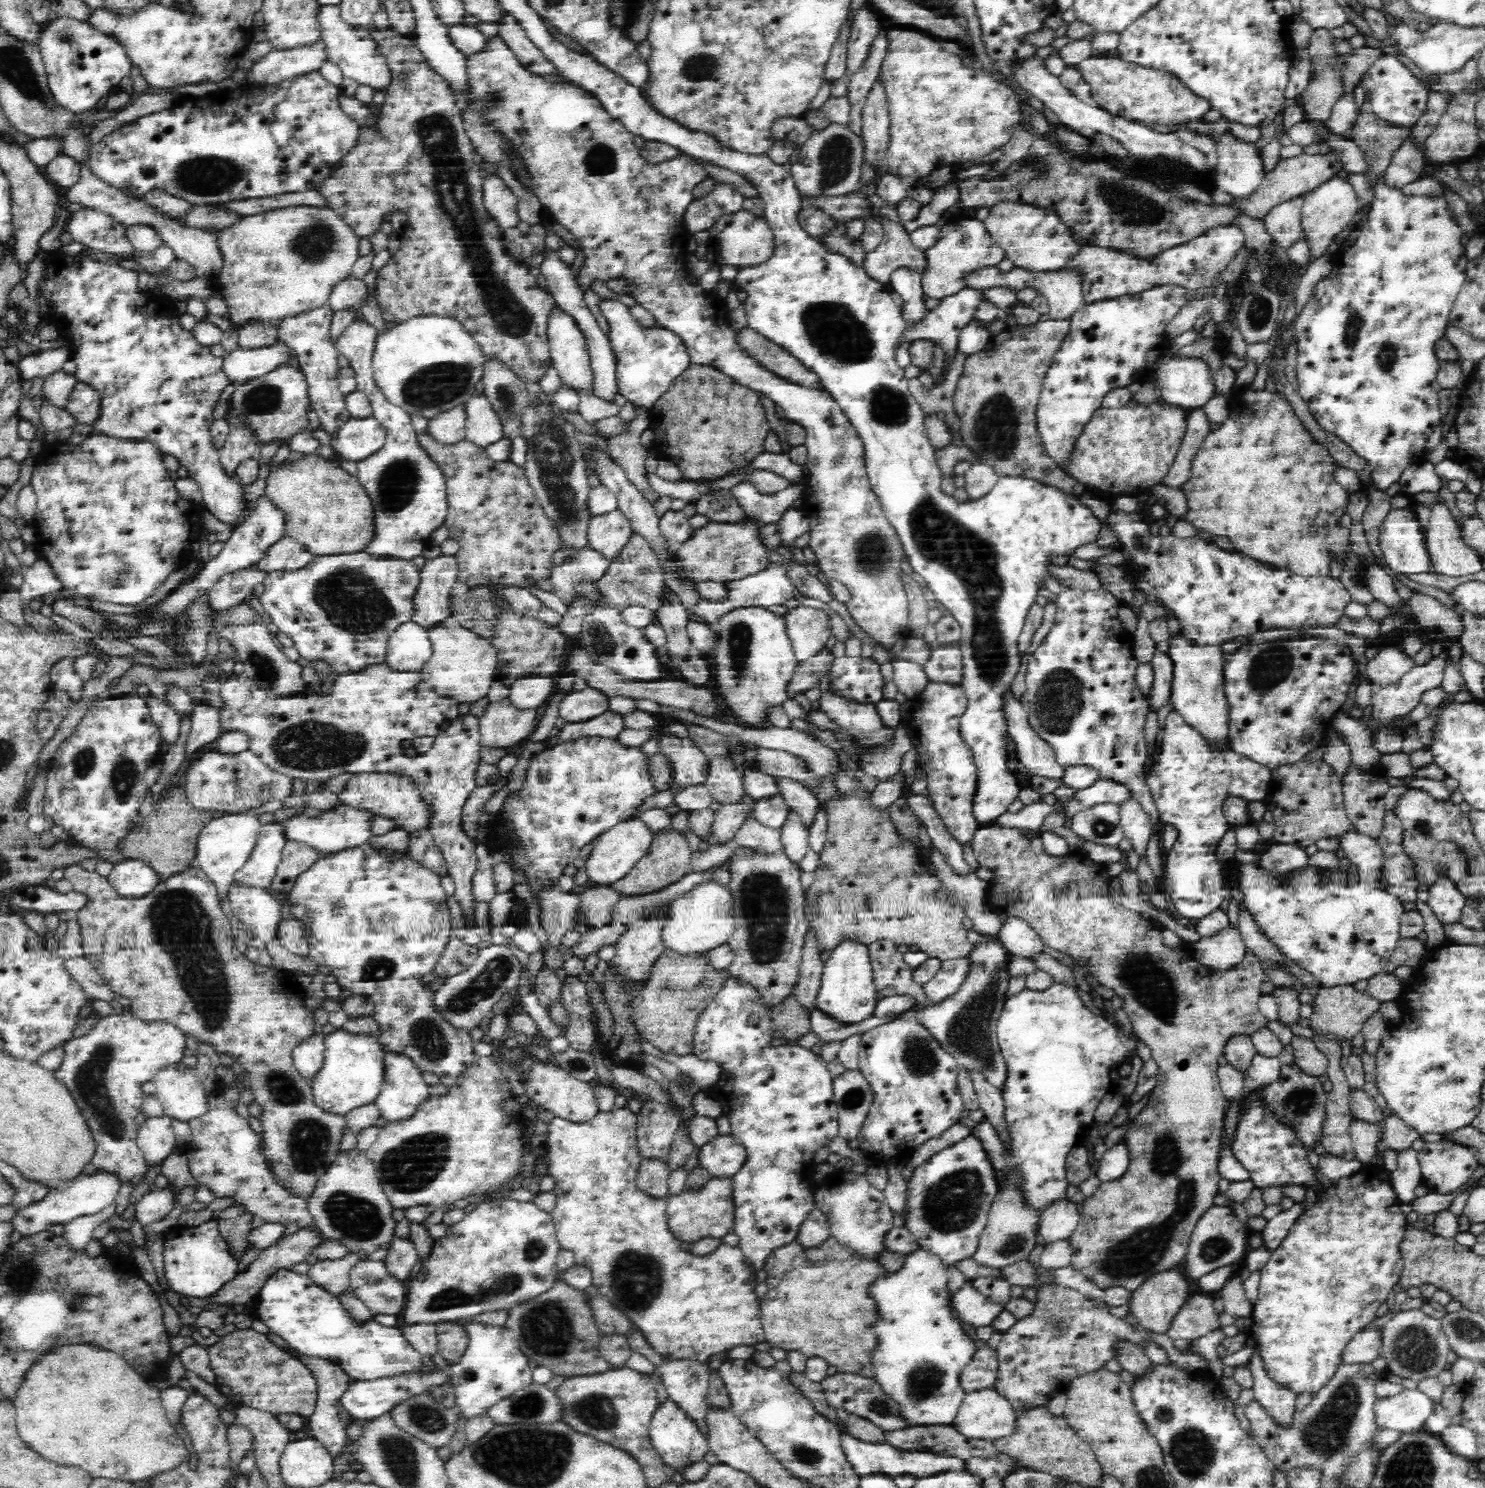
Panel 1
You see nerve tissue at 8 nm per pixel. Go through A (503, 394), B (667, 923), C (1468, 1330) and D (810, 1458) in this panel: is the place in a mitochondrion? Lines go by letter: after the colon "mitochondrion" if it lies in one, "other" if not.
A: mitochondrion
B: other
C: mitochondrion
D: mitochondrion

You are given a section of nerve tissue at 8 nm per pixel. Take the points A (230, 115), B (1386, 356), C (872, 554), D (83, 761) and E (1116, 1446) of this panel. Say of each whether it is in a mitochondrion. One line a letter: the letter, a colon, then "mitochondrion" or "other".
A: other
B: mitochondrion
C: mitochondrion
D: mitochondrion
E: other

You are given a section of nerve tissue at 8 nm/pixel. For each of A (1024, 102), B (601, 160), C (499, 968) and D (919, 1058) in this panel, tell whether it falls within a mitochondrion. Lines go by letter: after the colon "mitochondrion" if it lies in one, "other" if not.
A: other
B: mitochondrion
C: mitochondrion
D: mitochondrion

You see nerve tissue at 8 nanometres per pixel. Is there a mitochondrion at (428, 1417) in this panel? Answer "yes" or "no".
yes

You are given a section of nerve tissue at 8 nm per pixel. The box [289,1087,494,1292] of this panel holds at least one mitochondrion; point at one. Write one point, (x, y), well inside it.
(414, 1164)

